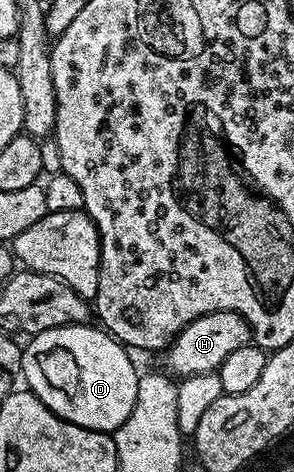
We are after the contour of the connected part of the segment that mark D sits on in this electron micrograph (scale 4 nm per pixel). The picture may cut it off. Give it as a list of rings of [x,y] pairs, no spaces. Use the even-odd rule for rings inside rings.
[[[93,324],[51,328],[47,332],[32,335],[24,343],[23,349],[20,373],[25,376],[24,385],[36,398],[43,400],[45,407],[55,412],[55,416],[71,424],[102,432],[115,432],[124,424],[127,416],[131,416],[137,399],[139,370],[133,367],[129,359],[130,351],[104,329]]]

